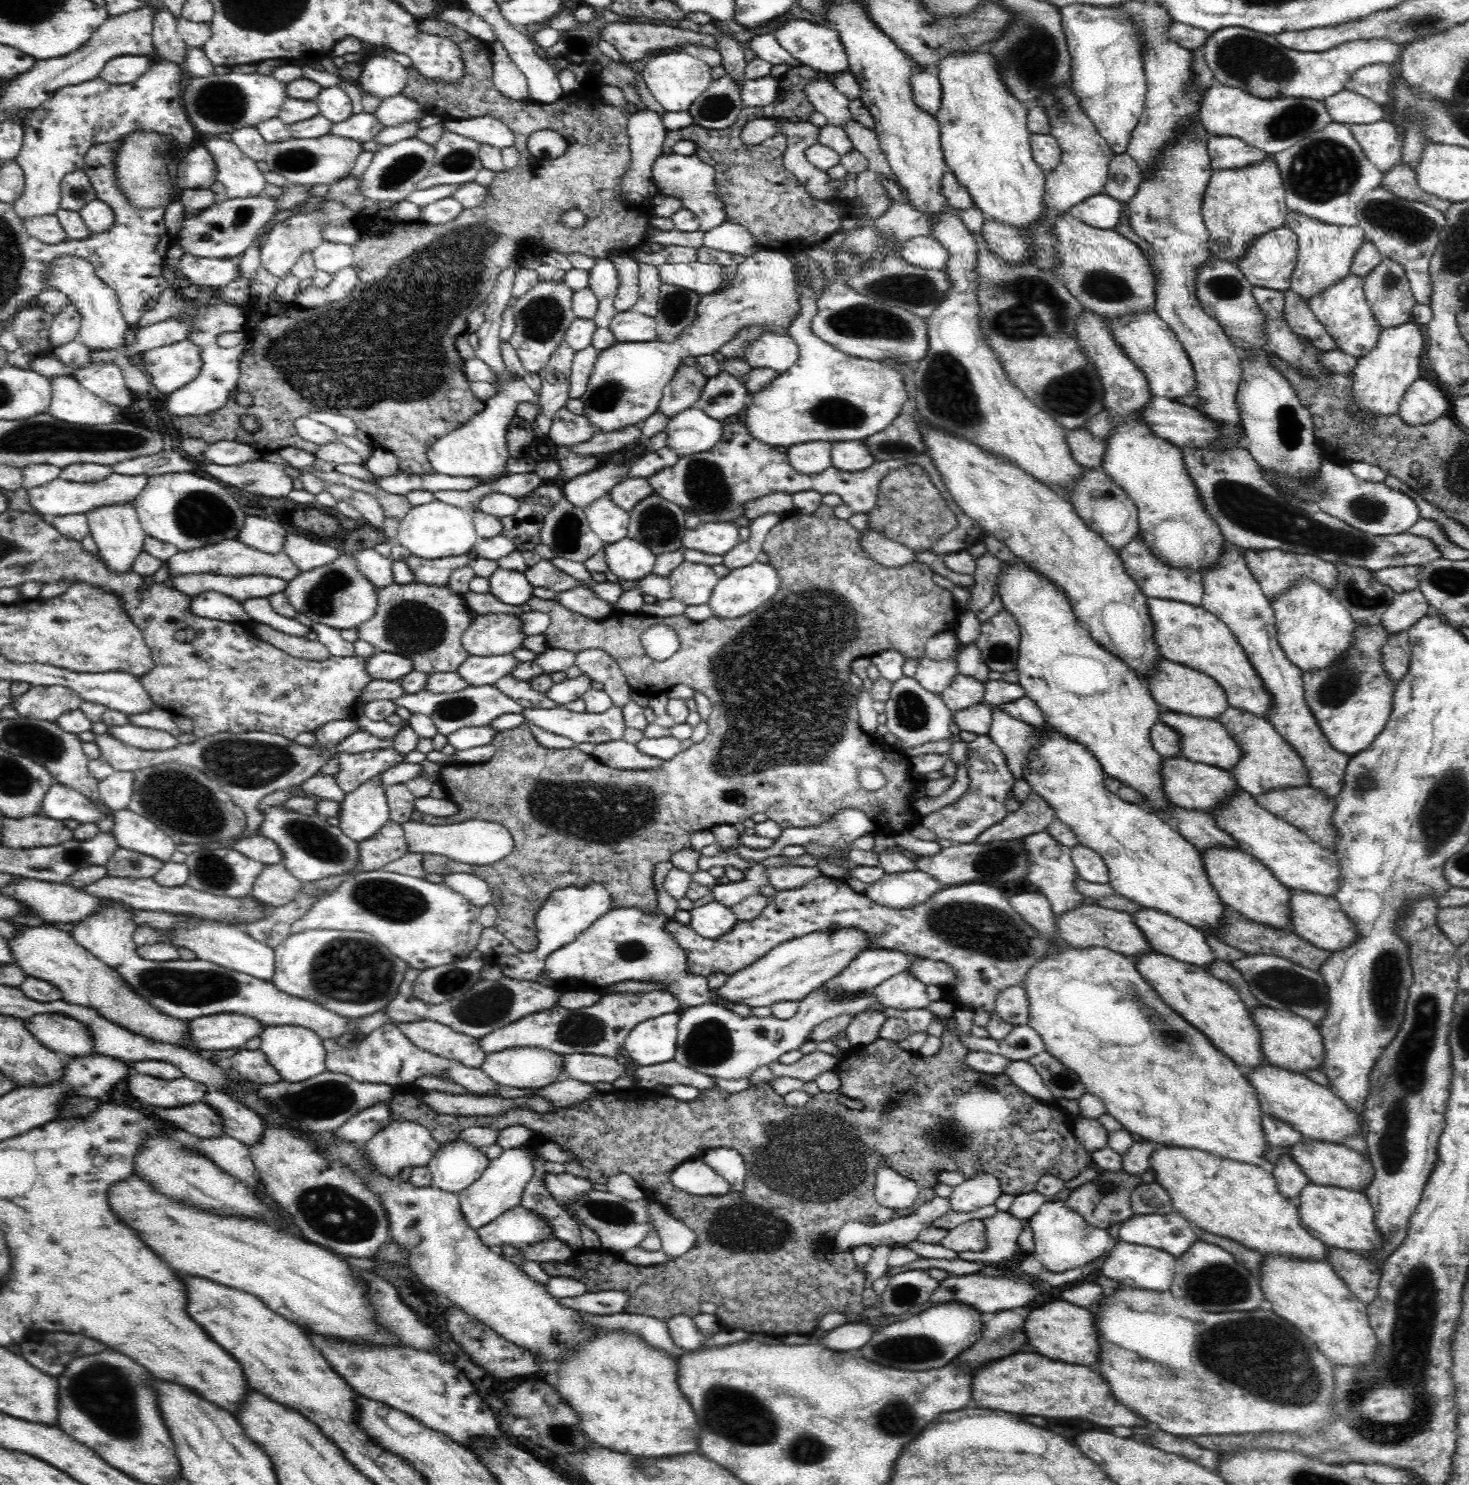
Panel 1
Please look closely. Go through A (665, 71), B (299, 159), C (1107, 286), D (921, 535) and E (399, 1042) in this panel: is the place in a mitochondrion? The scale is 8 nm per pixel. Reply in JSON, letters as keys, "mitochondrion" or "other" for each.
{"A":"other","B":"mitochondrion","C":"mitochondrion","D":"other","E":"other"}

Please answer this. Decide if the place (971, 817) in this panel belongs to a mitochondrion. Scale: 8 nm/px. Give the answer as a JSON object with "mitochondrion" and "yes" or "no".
{"mitochondrion":"yes"}

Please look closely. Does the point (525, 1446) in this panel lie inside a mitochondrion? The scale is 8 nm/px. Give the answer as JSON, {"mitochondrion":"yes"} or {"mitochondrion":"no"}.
{"mitochondrion":"no"}

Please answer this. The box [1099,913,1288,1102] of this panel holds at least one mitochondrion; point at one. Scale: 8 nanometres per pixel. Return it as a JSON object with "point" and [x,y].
{"point":[1171,1036]}

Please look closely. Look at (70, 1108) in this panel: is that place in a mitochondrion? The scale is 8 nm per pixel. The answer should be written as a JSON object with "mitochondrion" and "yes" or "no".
{"mitochondrion":"yes"}

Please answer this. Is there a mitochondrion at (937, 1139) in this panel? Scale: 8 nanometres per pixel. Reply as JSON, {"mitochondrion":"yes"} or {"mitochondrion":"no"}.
{"mitochondrion":"yes"}

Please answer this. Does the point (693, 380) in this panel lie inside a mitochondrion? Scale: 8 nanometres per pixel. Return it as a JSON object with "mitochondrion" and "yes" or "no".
{"mitochondrion":"yes"}

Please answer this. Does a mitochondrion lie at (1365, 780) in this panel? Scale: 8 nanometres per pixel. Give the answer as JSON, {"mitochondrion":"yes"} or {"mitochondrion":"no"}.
{"mitochondrion":"yes"}

